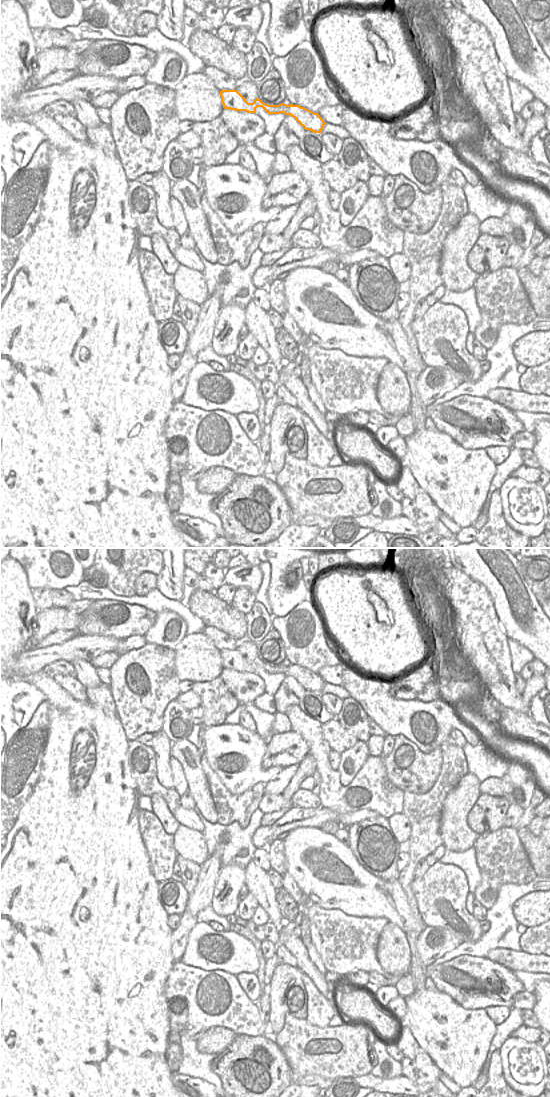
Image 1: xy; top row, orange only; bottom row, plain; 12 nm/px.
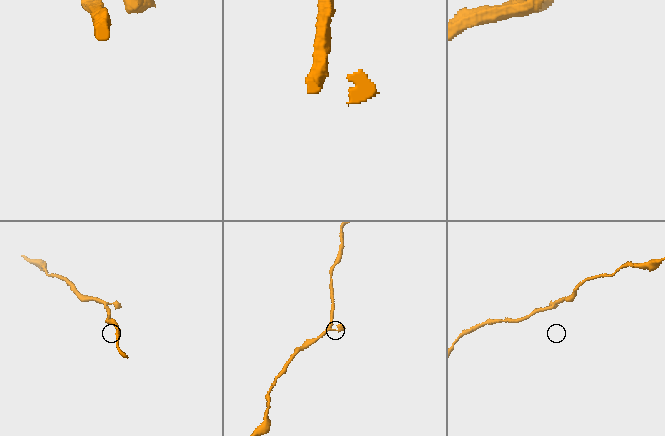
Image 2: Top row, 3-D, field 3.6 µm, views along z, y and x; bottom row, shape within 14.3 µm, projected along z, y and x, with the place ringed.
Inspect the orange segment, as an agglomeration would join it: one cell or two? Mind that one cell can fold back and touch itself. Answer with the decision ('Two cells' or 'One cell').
One cell.

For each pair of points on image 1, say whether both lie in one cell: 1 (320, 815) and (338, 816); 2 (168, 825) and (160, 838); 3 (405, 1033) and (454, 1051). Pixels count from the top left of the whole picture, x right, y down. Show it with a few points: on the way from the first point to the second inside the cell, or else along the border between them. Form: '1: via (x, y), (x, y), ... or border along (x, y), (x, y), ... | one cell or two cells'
1: via (324, 815), (334, 816) | one cell
2: border along (151, 812), (158, 819), (162, 828), (172, 835) | two cells
3: border along (400, 1024), (410, 1031), (419, 1045) | two cells

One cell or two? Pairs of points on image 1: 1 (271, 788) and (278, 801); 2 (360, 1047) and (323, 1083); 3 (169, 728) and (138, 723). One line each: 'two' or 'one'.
1: two
2: two
3: two

